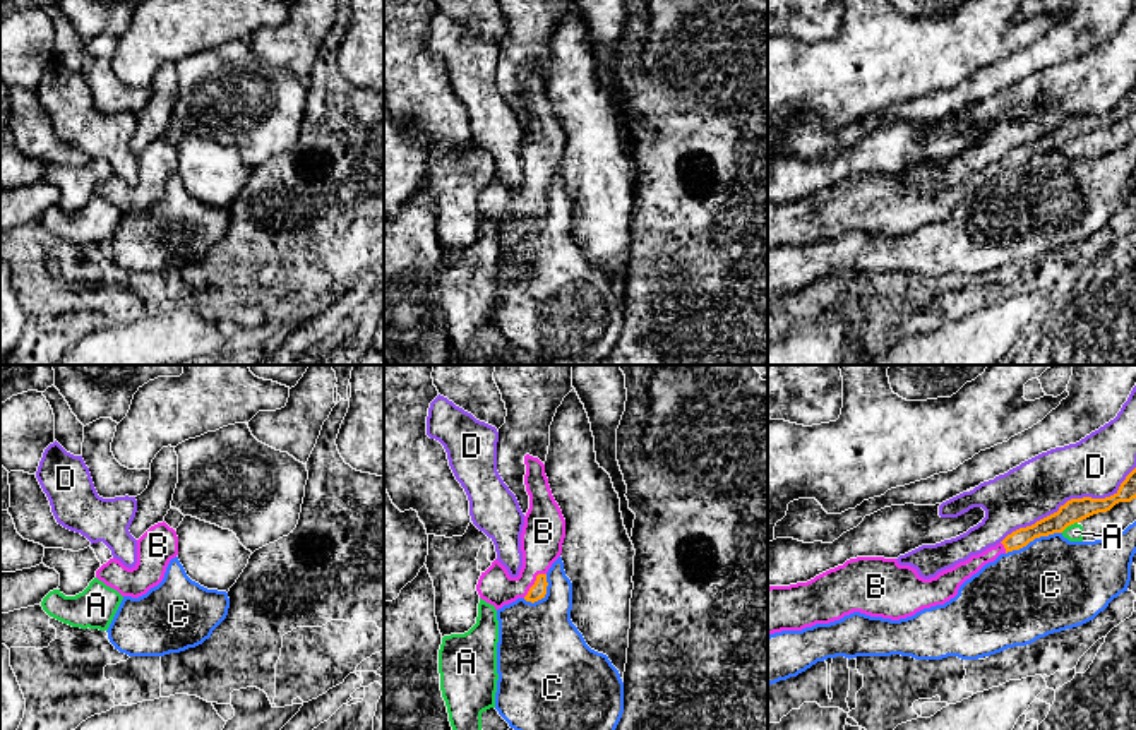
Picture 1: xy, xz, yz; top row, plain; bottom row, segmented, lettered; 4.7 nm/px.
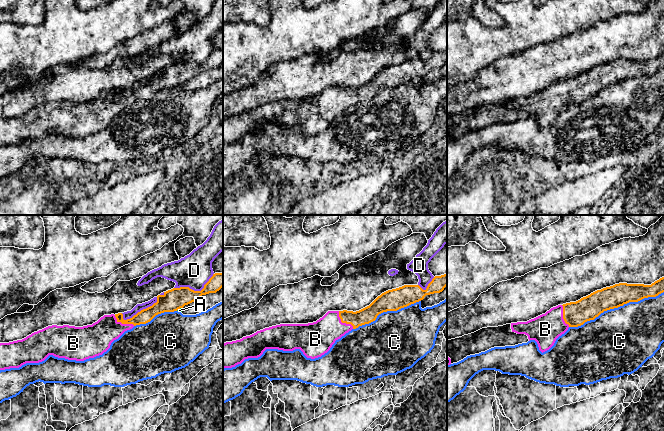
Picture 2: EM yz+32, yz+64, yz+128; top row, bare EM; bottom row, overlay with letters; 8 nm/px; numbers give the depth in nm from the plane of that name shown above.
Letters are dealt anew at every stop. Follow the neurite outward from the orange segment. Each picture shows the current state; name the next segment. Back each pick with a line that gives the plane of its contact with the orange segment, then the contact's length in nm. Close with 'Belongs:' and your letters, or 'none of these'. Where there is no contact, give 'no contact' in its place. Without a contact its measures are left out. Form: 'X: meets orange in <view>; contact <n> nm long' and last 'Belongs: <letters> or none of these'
B: meets orange in xz; contact 160 nm long
Belongs: B

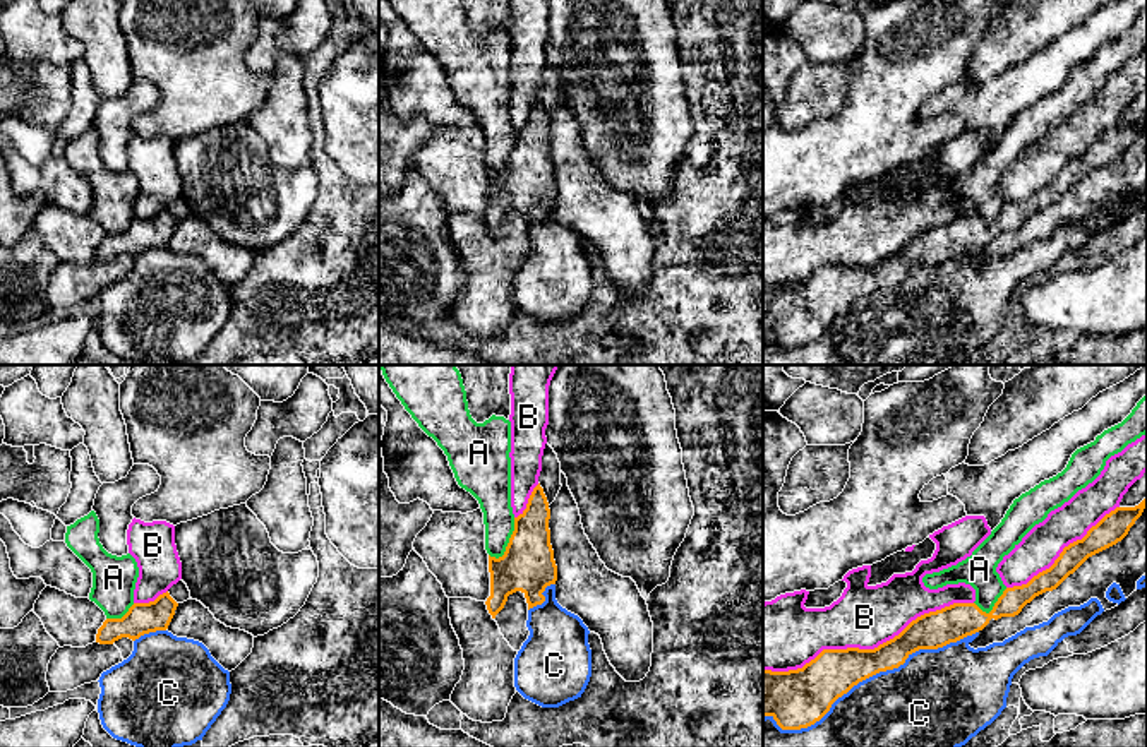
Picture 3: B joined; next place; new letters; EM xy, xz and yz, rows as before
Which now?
Belongs: none of these

